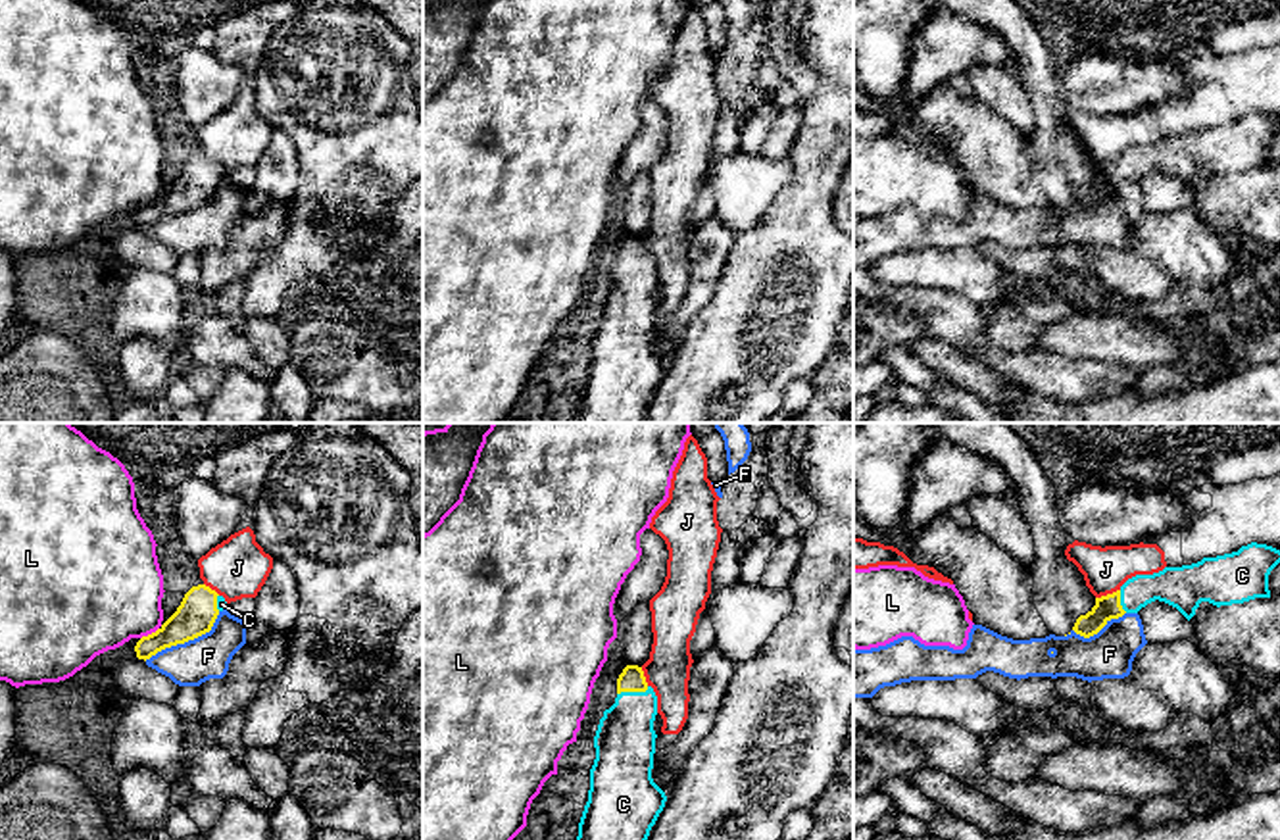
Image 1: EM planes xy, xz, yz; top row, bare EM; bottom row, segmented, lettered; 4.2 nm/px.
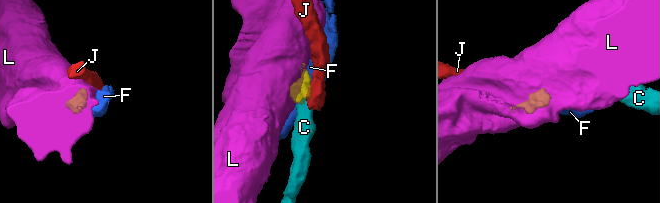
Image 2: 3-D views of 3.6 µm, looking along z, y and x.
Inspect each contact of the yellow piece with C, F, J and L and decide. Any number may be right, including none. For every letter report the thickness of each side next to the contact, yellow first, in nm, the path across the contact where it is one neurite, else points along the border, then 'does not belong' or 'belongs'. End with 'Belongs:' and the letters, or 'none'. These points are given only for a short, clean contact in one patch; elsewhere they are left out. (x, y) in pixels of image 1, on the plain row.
C: calibres 100 and 260 nm; way xz (631, 248), (633, 260), (633, 285), (625, 310); belongs
F: calibres 160 and 190 nm; does not belong
J: calibres 100 and 190 nm; border yz (1119, 158), (1096, 168); does not belong
L: calibres 160 and 440 nm; does not belong
Belongs: C

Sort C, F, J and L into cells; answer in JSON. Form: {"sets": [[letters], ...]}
{"sets": [["C"], ["F"], ["J"], ["L"]]}

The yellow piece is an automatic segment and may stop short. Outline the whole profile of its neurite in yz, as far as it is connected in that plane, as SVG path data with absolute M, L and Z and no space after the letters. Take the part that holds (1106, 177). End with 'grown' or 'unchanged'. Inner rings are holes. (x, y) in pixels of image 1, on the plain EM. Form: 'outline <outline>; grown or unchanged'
outline M1251 111L1238 121L1203 127L1192 135L1136 144L1117 161L1095 167L1095 175L1076 188L1072 200L1090 208L1111 188L1138 183L1155 169L1176 177L1190 190L1201 171L1220 177L1270 167L1268 144L1278 133L1280 119Z; grown

